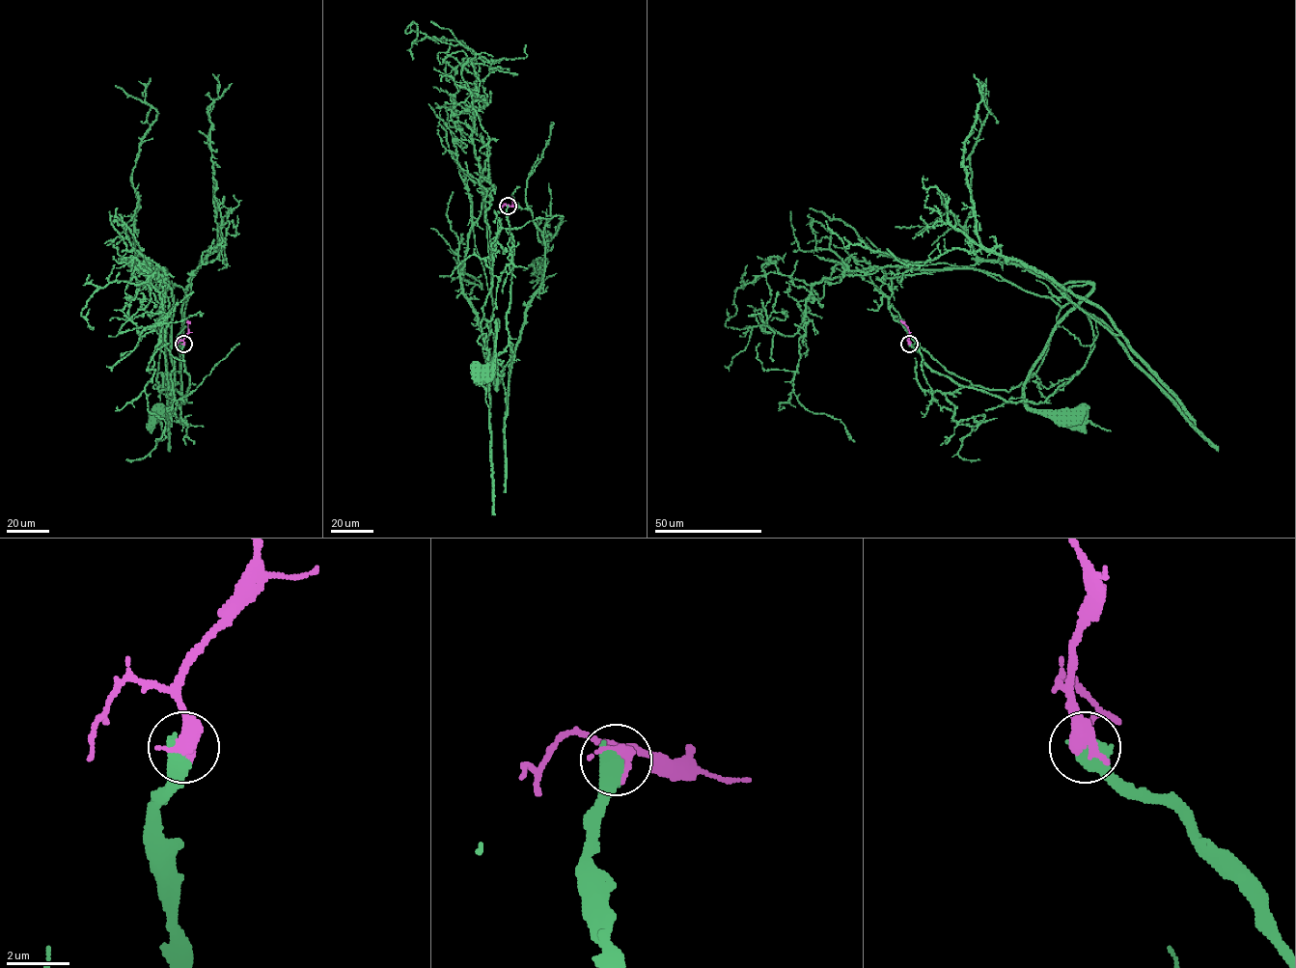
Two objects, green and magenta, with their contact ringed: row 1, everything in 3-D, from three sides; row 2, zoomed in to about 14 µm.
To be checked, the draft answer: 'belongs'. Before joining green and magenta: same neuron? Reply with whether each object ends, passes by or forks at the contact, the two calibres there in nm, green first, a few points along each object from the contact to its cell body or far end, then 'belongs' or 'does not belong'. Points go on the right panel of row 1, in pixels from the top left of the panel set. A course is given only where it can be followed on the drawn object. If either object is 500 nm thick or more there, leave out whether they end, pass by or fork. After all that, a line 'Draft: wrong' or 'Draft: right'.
700 nm thick on the green side, 600 nm on the other; green runs (909, 345), (961, 385), (1043, 402), (1093, 346), (1062, 289), (1089, 282), (1024, 389), (1030, 408), (1078, 412); magenta runs (909, 345), (908, 328), (900, 320); does not belong
Draft: wrong

